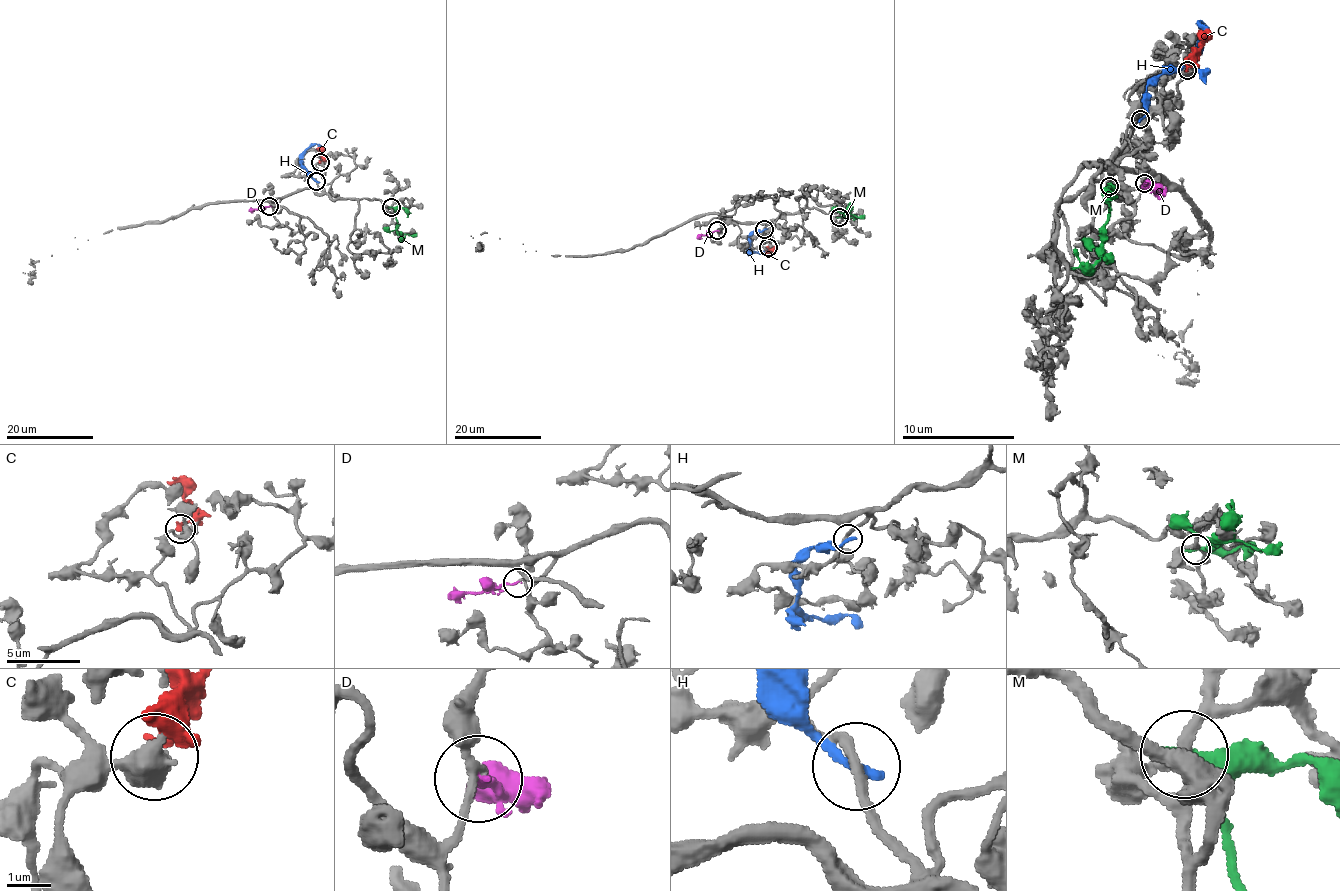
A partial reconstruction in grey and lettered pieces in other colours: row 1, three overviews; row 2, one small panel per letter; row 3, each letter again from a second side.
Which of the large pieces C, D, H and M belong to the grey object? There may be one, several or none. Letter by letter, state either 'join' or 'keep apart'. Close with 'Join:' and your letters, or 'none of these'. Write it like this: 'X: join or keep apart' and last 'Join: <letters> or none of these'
C: keep apart
D: join
H: keep apart
M: keep apart
Join: D

